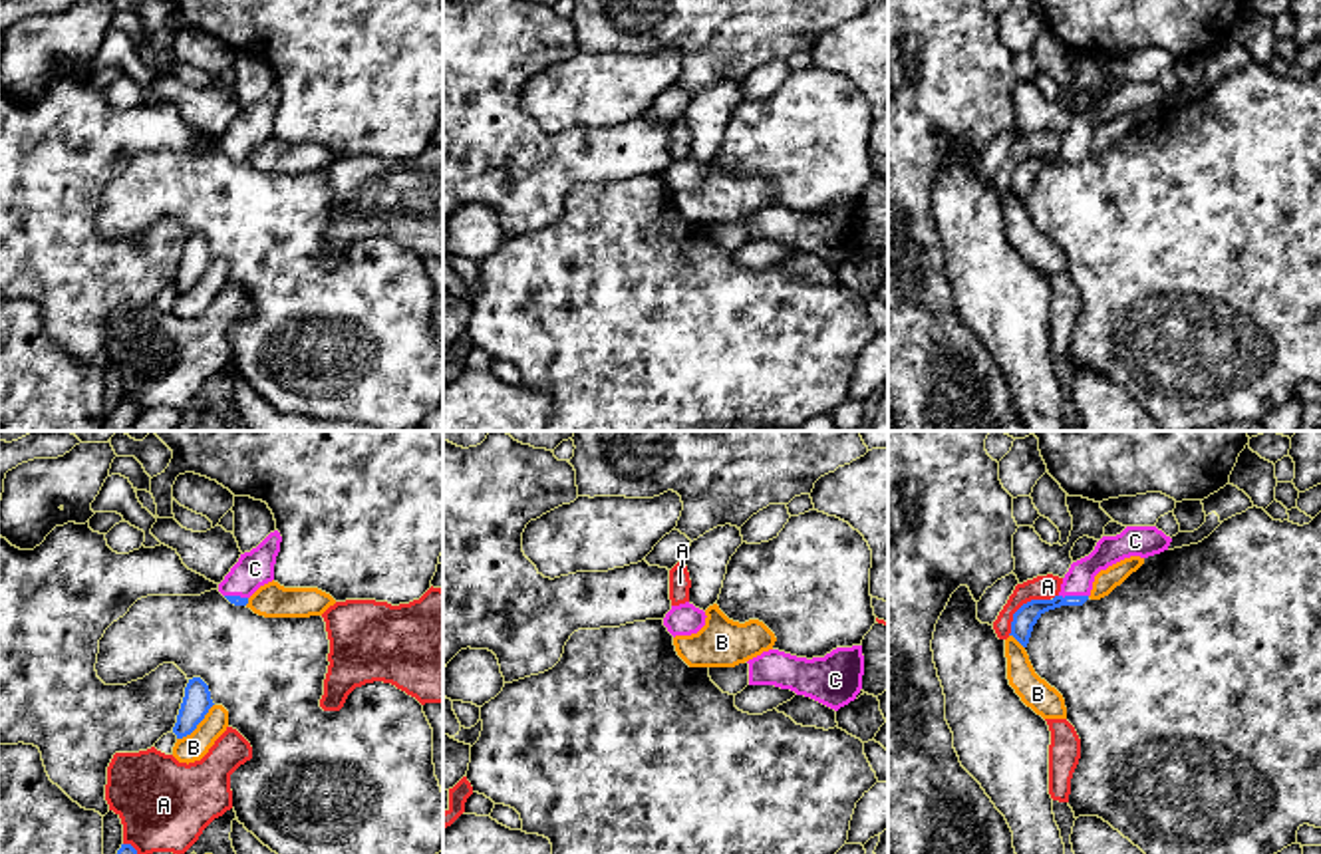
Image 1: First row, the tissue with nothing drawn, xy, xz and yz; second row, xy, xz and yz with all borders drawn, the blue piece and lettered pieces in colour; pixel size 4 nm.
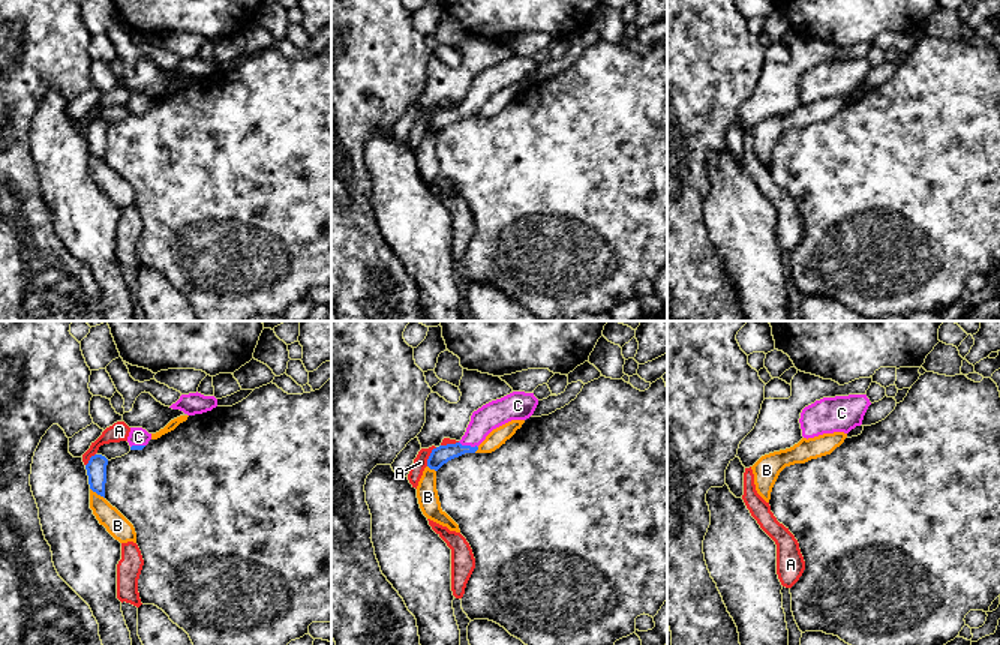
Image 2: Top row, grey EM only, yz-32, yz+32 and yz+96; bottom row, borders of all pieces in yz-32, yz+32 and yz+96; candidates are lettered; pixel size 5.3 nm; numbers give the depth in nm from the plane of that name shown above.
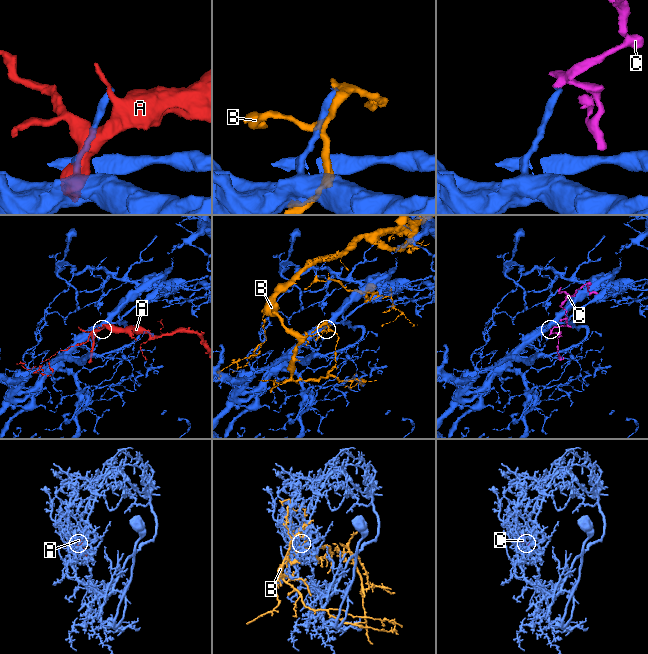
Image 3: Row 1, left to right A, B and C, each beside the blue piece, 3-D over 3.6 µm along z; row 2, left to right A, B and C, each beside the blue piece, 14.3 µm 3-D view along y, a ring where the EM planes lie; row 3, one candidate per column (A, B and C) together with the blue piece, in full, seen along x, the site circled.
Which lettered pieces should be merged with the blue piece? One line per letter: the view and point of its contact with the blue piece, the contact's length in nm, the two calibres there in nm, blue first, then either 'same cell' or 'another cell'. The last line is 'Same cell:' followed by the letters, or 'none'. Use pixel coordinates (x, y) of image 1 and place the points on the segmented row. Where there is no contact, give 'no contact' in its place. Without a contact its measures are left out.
A: meets blue in yz at (1022, 606); contact 220 nm long; 90 nm thick on the blue side, 100 nm on the other; another cell
B: meets blue in xy at (197, 723); contact 220 nm long; 120 nm thick on the blue side, 110 nm on the other; another cell
C: meets blue in yz at (1073, 596); contact 120 nm long; 90 nm thick on the blue side, 120 nm on the other; same cell
Same cell: C

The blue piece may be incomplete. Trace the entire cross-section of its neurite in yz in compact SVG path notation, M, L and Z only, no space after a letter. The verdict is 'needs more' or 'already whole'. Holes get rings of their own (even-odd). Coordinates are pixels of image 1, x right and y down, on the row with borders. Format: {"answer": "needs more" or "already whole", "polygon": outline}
{"answer": "needs more", "polygon": "M1126 526L1116 536L1102 536L1089 556L1071 564L1063 578L1061 592L1053 600L1031 600L1013 614L1009 636L1027 647L1037 620L1045 612L1061 606L1083 606L1101 570L1130 556L1148 558L1160 554L1168 550L1170 542L1172 538L1156 526Z"}

